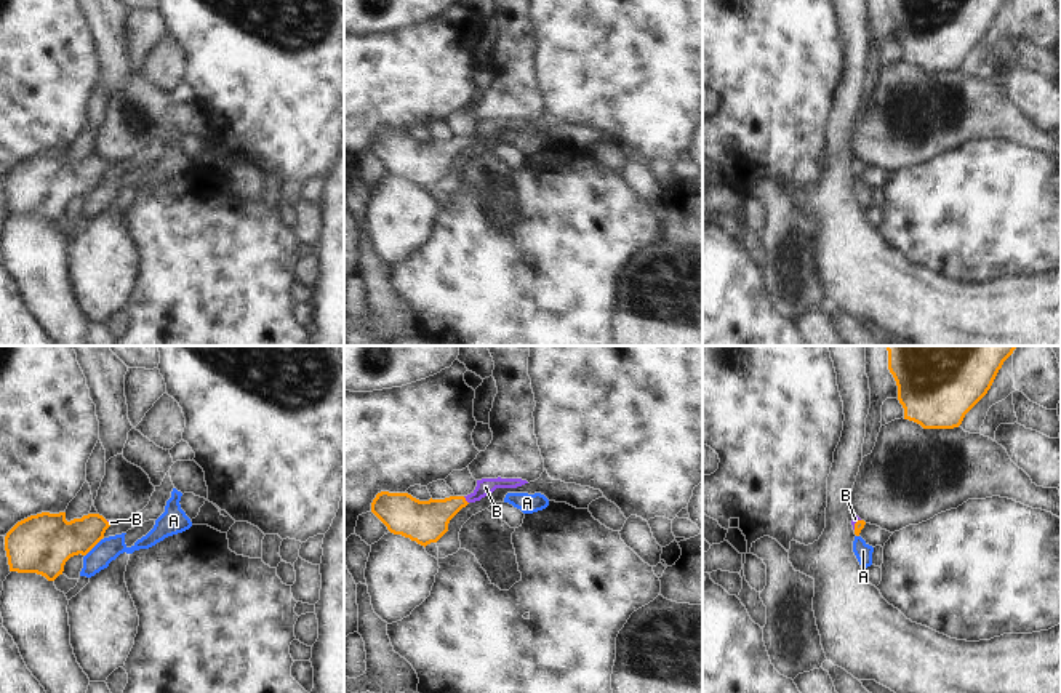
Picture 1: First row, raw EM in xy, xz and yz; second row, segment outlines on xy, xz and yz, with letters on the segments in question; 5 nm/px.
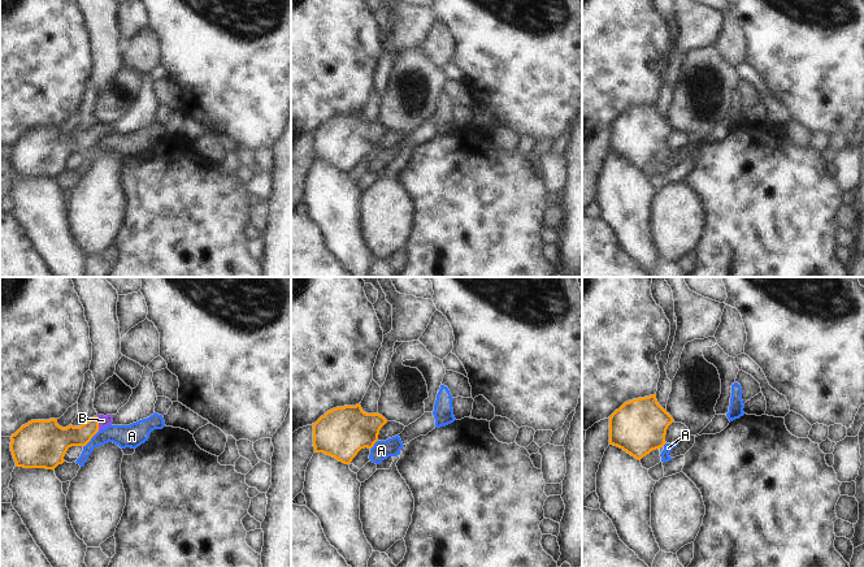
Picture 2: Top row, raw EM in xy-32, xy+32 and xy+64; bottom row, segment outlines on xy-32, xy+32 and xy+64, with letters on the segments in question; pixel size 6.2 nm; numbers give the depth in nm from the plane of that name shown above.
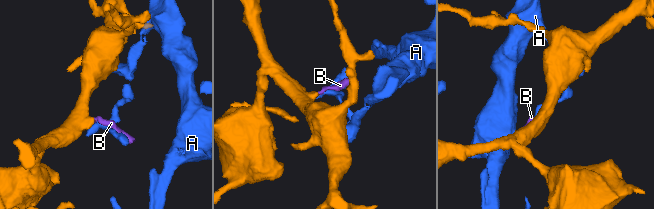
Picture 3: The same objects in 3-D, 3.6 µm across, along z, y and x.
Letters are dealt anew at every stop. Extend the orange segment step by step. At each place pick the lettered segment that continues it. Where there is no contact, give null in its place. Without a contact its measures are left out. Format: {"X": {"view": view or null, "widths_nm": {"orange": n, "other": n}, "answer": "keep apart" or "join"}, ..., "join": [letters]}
{"A": {"view": "xy", "widths_nm": {"orange": 300, "other": 120}, "answer": "keep apart"}, "B": {"view": "xz", "widths_nm": {"orange": 220, "other": 90}, "answer": "join"}, "join": ["B"]}

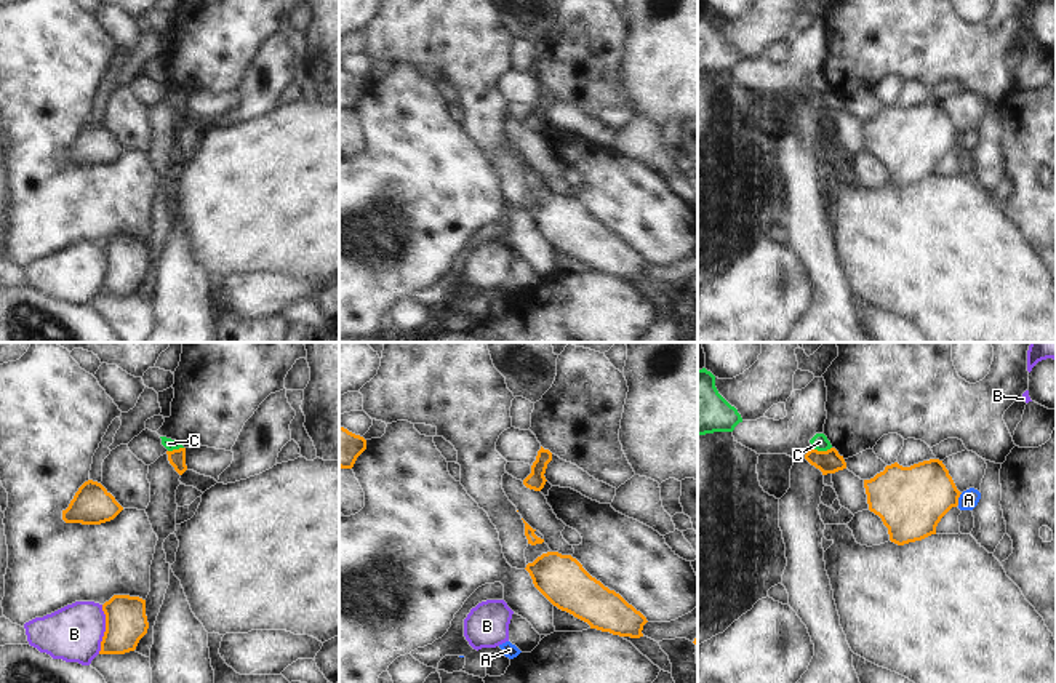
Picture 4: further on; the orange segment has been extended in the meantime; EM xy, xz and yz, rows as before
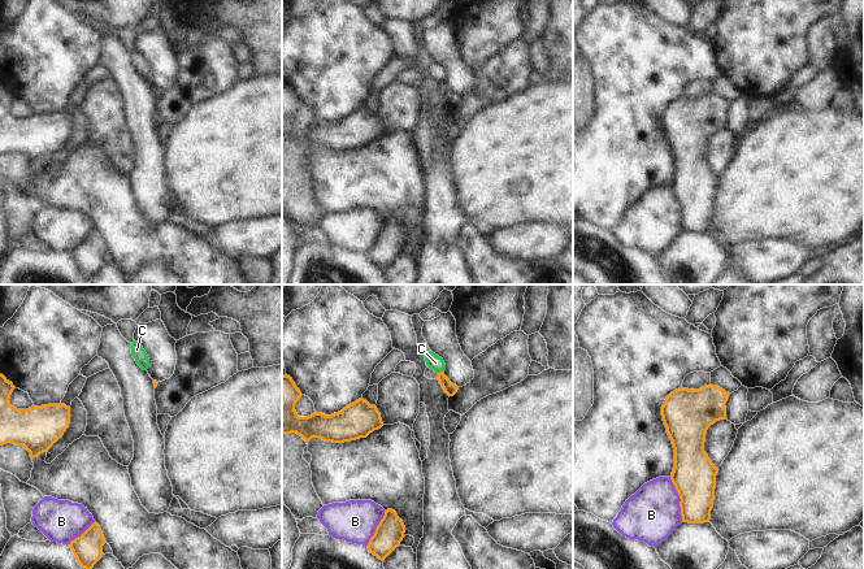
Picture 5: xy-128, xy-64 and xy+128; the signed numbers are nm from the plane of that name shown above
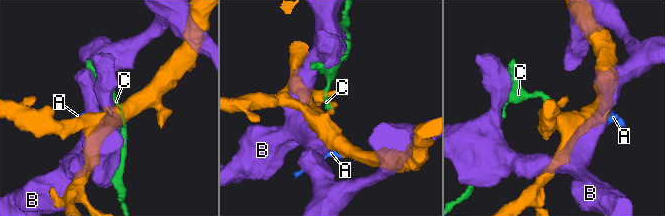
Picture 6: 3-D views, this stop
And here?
{"A": {"view": "yz", "widths_nm": {"orange": 360, "other": 100}, "answer": "keep apart"}, "B": {"view": "xy", "widths_nm": {"orange": 200, "other": 280}, "answer": "keep apart"}, "C": {"view": "yz", "widths_nm": {"orange": 120, "other": 90}, "answer": "keep apart"}, "join": []}

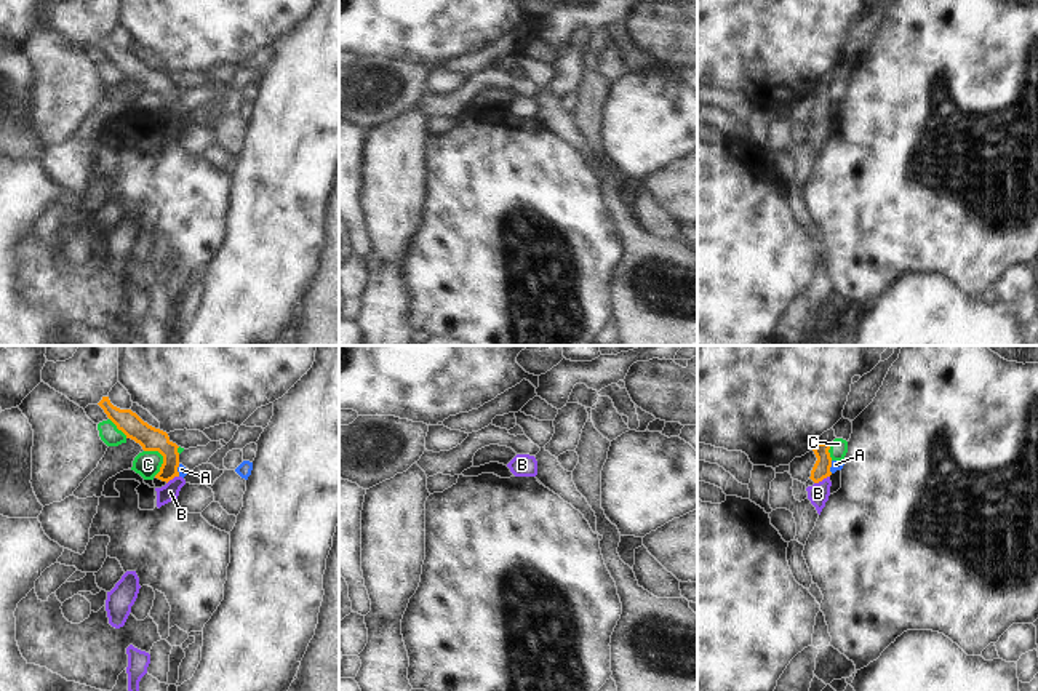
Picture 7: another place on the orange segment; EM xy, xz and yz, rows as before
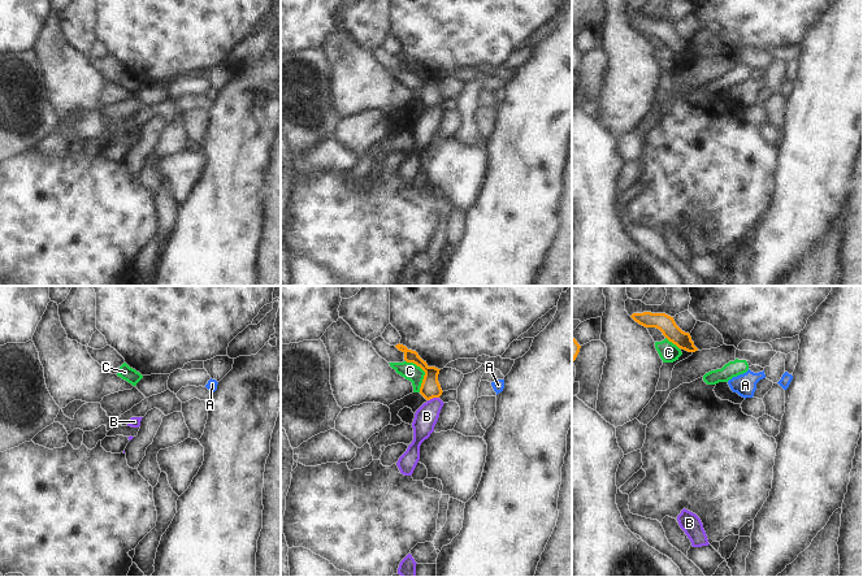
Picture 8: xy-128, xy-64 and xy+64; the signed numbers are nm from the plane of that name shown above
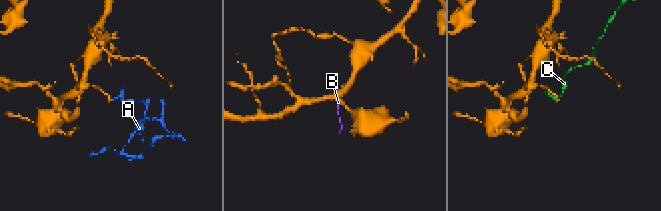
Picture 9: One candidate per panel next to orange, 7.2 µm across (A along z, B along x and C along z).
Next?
{"A": {"view": "xy", "widths_nm": {"orange": 120, "other": 50}, "answer": "keep apart"}, "B": {"view": "yz", "widths_nm": {"orange": 90, "other": 100}, "answer": "join"}, "C": {"view": "xy", "widths_nm": {"orange": 120, "other": 130}, "answer": "keep apart"}, "join": ["B"]}

